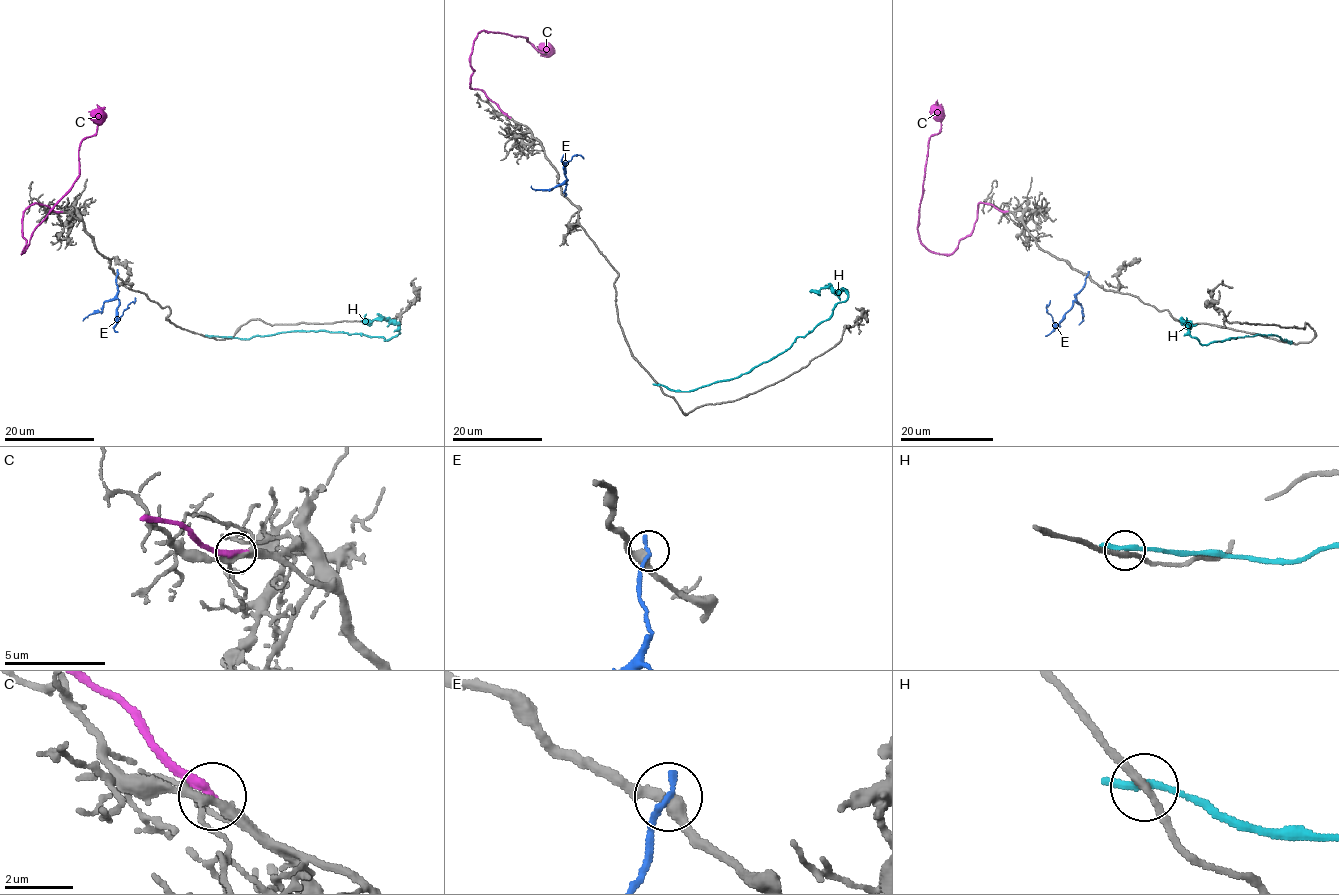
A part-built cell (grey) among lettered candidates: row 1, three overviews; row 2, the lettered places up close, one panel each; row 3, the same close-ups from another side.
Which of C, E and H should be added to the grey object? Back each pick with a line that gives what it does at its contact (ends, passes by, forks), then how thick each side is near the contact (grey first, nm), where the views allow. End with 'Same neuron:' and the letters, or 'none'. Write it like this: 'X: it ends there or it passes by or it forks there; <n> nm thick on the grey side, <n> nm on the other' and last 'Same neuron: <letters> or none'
C: it ends there; 240 nm thick on the grey side, 320 nm on the other
Same neuron: C

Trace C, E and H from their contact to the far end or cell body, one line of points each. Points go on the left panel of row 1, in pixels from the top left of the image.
C: (59, 212), (34, 204), (24, 212), (22, 252), (34, 228), (78, 175), (79, 143), (96, 132), (96, 104)
E: (118, 272), (117, 321), (135, 297)
H: (210, 337), (246, 339), (291, 331), (363, 333), (388, 340), (398, 334), (396, 324), (368, 321), (366, 314)

